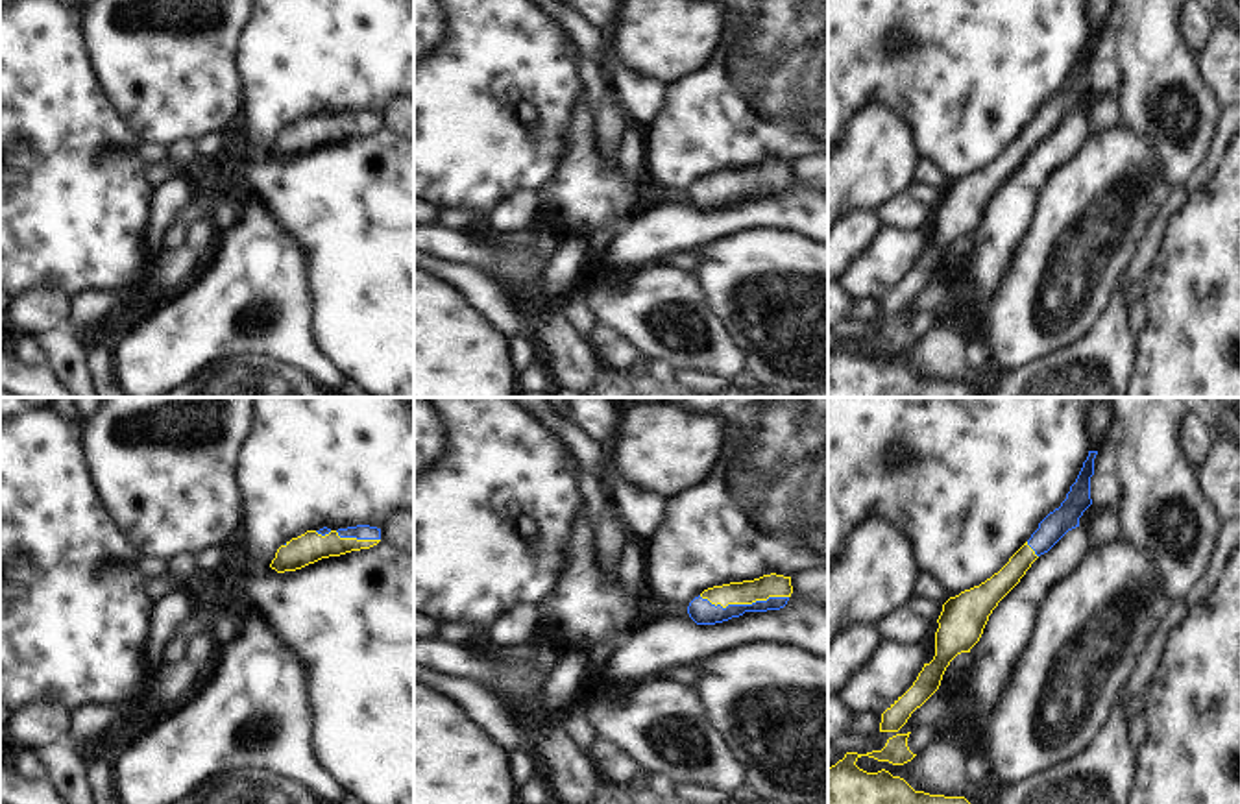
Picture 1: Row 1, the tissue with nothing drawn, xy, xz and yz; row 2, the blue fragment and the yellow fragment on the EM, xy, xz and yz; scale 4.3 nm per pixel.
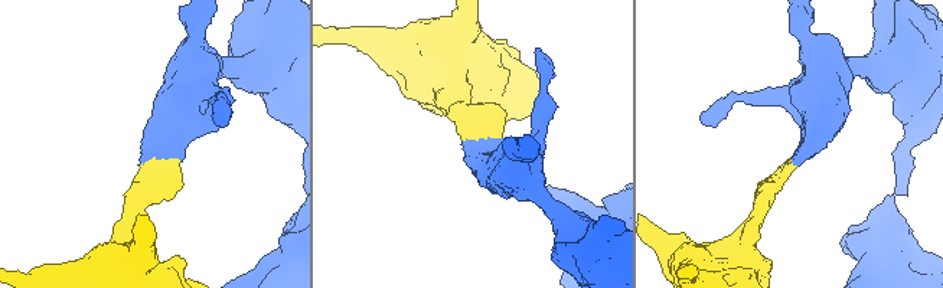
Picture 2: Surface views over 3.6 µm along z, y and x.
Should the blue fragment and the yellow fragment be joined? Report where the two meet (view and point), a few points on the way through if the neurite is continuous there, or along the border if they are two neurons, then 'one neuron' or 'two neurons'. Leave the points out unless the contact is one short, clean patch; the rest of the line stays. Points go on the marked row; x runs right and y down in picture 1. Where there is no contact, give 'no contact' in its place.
contact xz (743, 605); way xz (701, 610), (743, 605), (747, 592); one neuron

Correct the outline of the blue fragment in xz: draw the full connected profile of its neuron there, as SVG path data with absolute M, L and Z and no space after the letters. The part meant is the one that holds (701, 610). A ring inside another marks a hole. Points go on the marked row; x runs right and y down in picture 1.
M771 573L754 580L708 588L689 603L687 614L697 625L715 625L745 612L780 610L791 593L791 577Z

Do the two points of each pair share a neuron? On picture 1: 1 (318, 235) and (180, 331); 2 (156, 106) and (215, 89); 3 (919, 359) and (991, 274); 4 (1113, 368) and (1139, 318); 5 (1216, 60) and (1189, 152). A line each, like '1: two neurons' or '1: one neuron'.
1: two neurons
2: one neuron
3: two neurons
4: two neurons
5: two neurons

